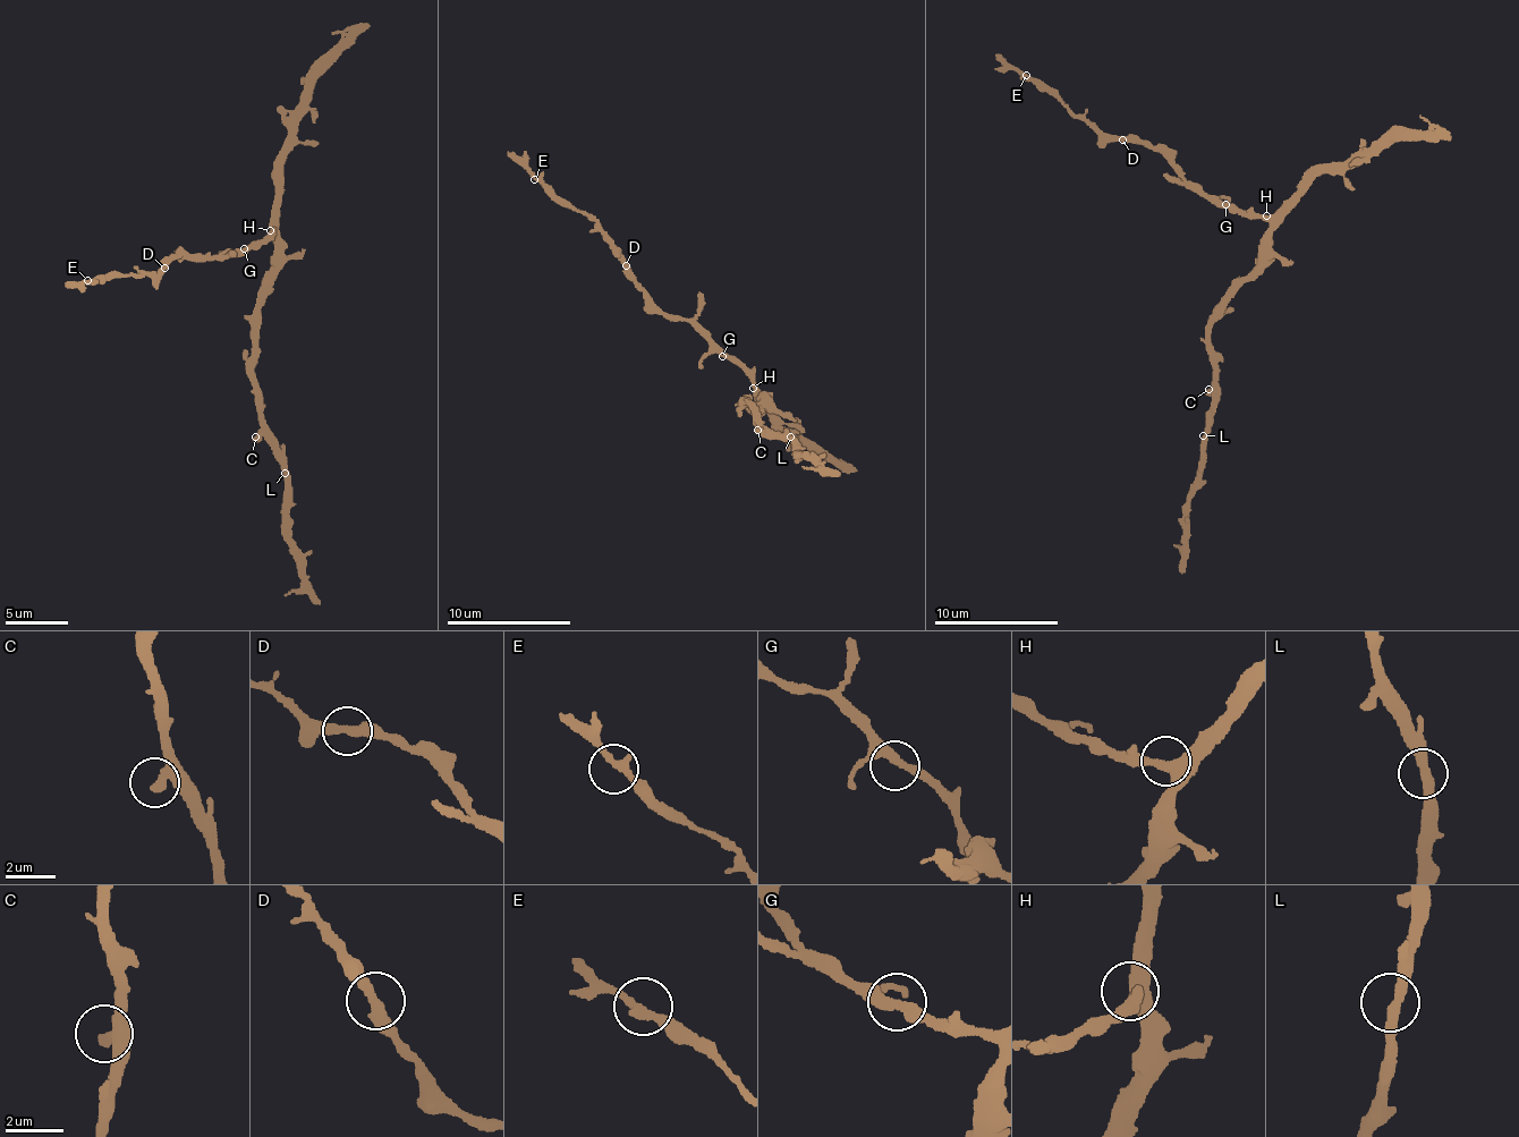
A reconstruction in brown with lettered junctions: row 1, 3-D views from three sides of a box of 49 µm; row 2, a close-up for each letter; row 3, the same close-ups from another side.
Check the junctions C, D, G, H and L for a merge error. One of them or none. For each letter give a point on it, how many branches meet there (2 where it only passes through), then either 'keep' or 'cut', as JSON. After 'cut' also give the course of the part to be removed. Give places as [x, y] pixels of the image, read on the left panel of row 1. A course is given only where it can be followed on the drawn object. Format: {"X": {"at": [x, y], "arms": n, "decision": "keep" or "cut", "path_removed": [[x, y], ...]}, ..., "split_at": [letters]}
{"C": {"at": [255, 437], "arms": 2, "decision": "keep"}, "D": {"at": [164, 268], "arms": 2, "decision": "keep"}, "G": {"at": [244, 248], "arms": 2, "decision": "keep"}, "H": {"at": [270, 230], "arms": 2, "decision": "keep"}, "L": {"at": [285, 473], "arms": 2, "decision": "keep"}, "split_at": []}

